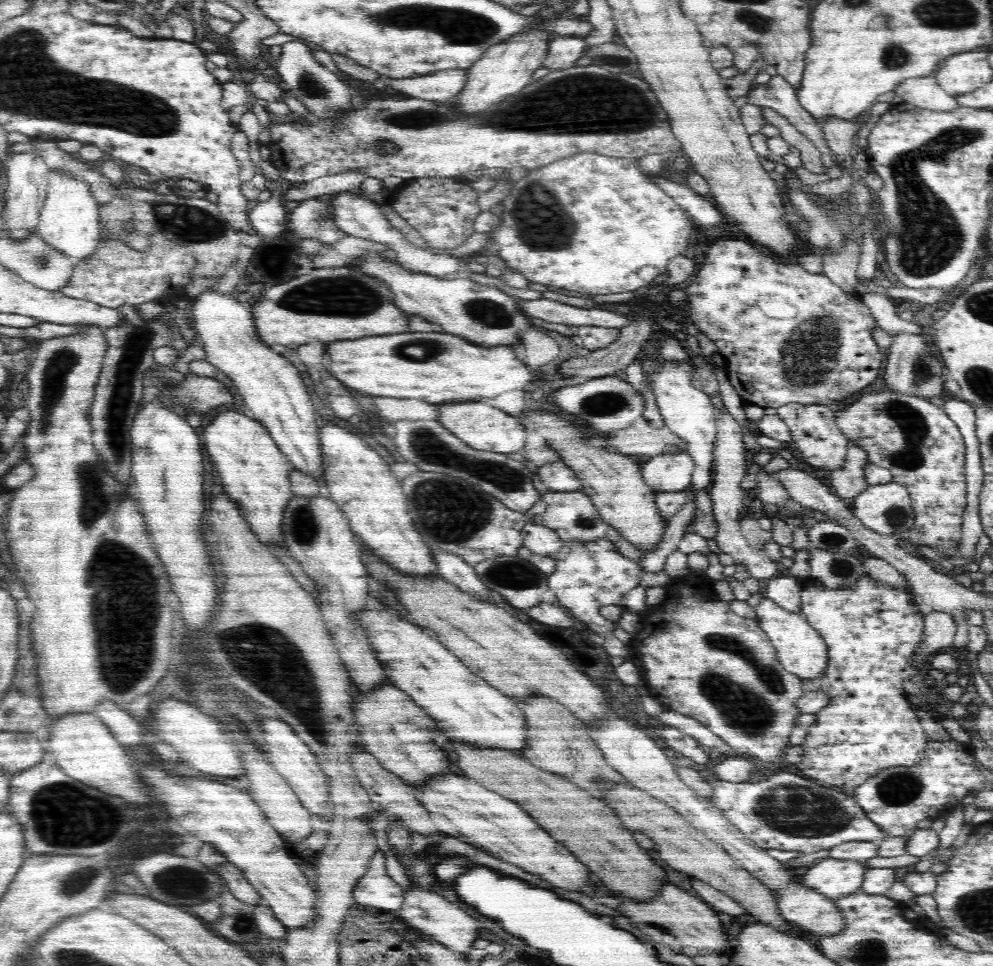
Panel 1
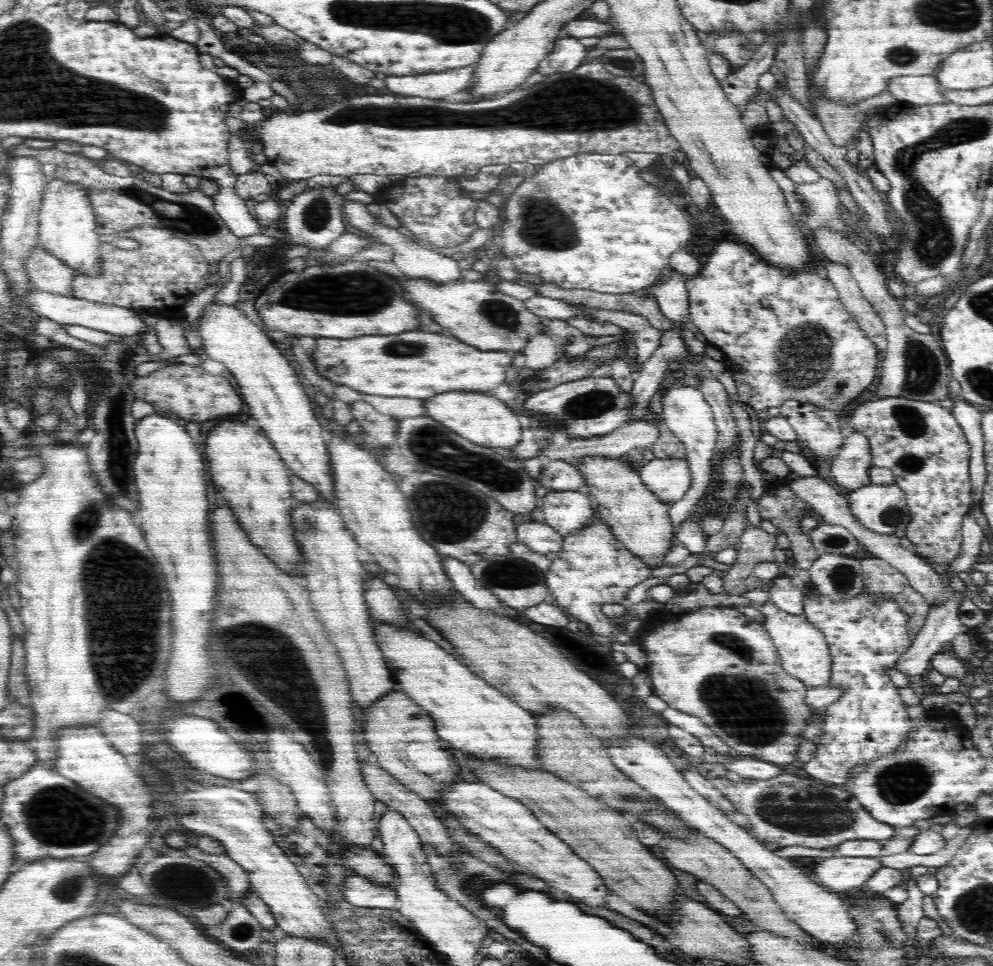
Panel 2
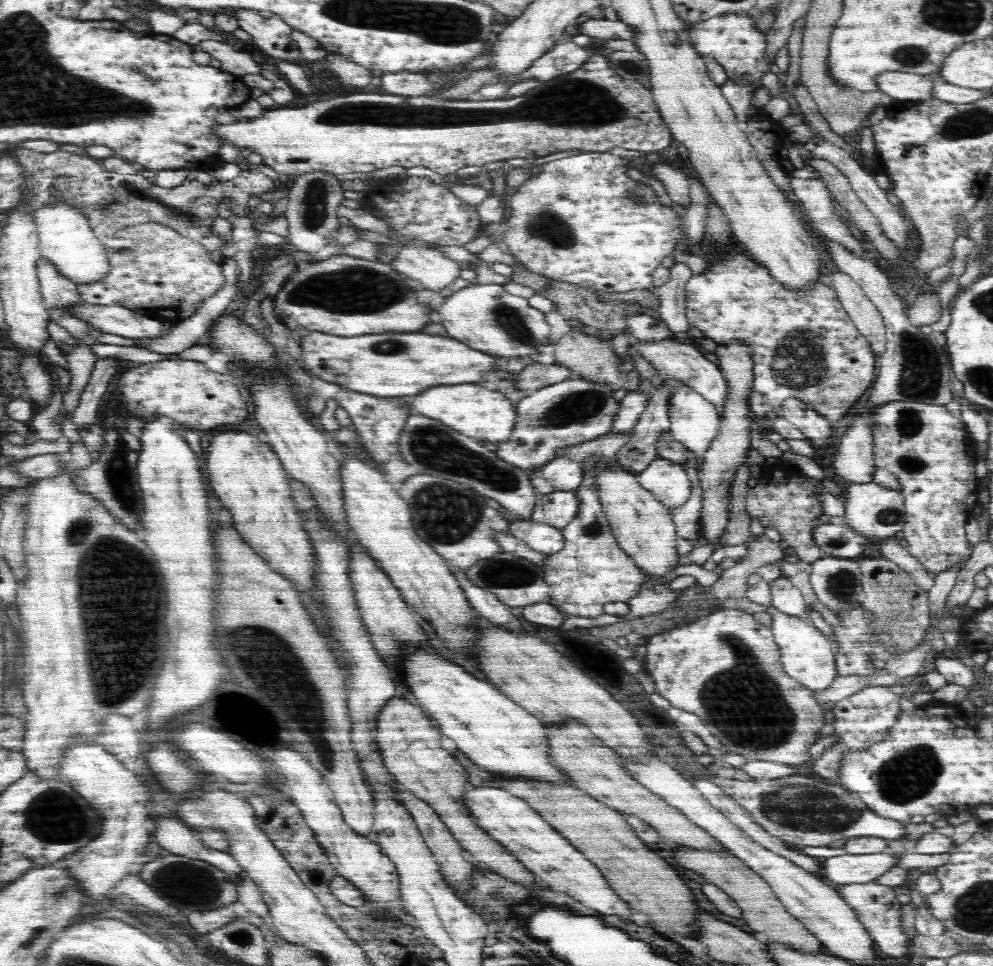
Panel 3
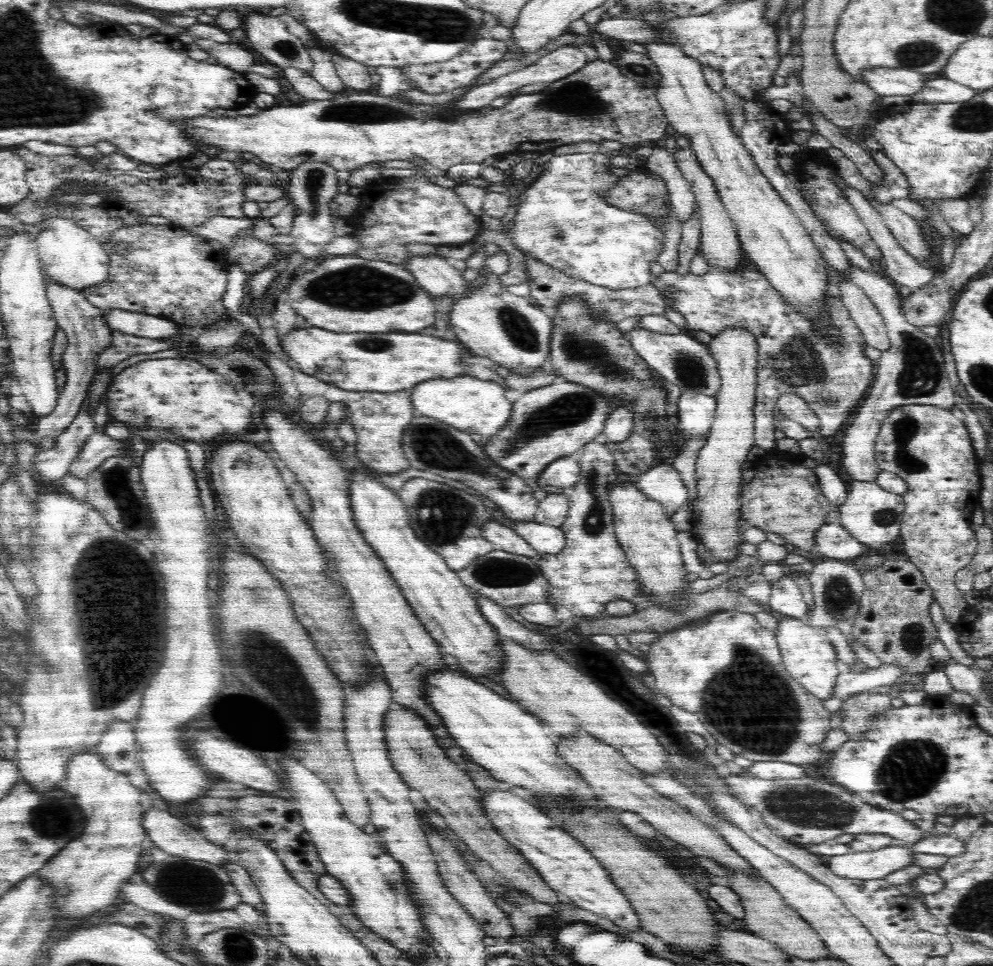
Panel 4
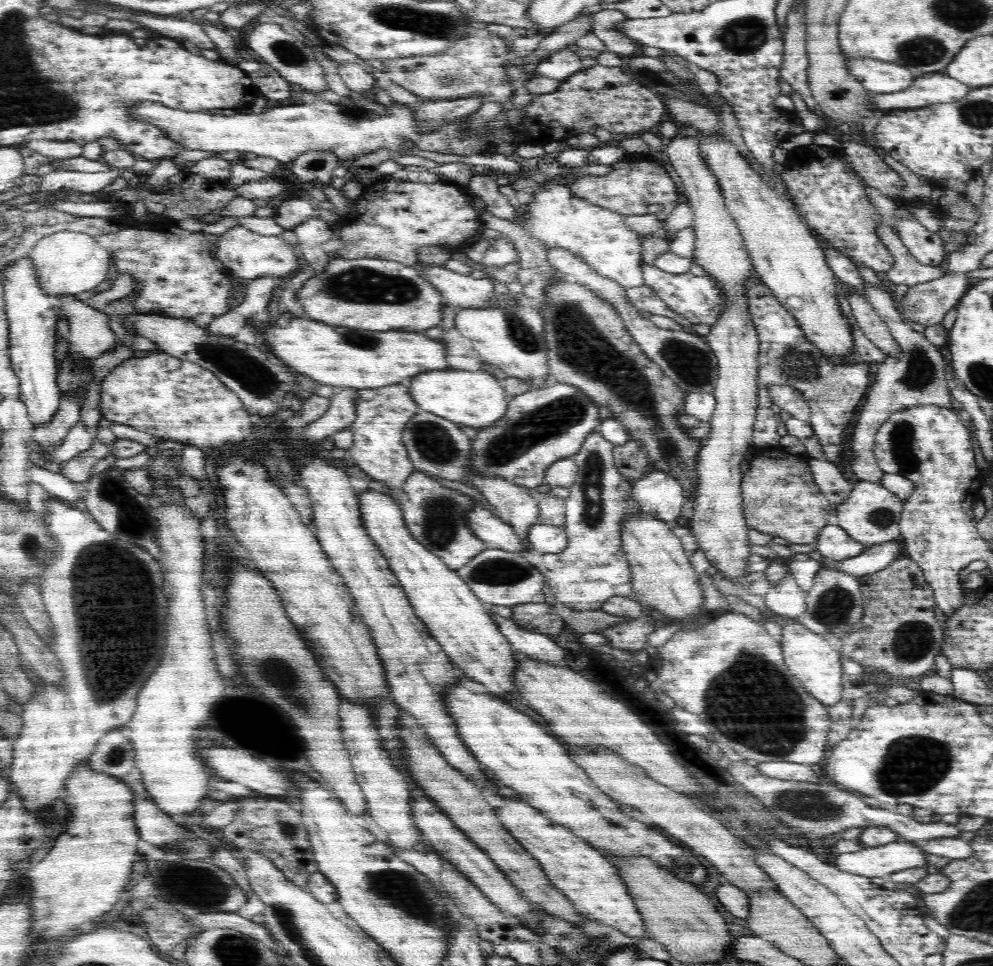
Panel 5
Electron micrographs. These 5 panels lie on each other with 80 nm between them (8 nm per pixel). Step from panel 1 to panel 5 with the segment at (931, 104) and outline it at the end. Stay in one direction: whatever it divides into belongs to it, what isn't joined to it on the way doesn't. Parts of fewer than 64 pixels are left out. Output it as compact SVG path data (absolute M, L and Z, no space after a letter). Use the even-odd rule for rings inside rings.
M870 58L845 60L848 73L872 94L900 92L912 86L916 78L914 73L898 64Z

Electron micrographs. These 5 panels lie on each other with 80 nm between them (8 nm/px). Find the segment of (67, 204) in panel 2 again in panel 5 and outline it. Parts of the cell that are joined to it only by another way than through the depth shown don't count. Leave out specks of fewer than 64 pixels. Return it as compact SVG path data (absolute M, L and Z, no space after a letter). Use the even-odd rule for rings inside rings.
M59 231L41 238L29 252L36 267L40 287L48 295L75 295L96 288L106 278L110 268L111 254L101 247L95 237L82 232Z

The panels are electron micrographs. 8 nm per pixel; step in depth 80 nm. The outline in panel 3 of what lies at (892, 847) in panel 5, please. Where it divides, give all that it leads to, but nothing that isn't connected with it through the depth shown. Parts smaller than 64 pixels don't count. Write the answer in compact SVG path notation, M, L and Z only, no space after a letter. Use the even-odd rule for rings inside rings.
M876 852L872 854L844 854L824 859L823 878L830 885L864 884L873 882L895 866L900 854Z

